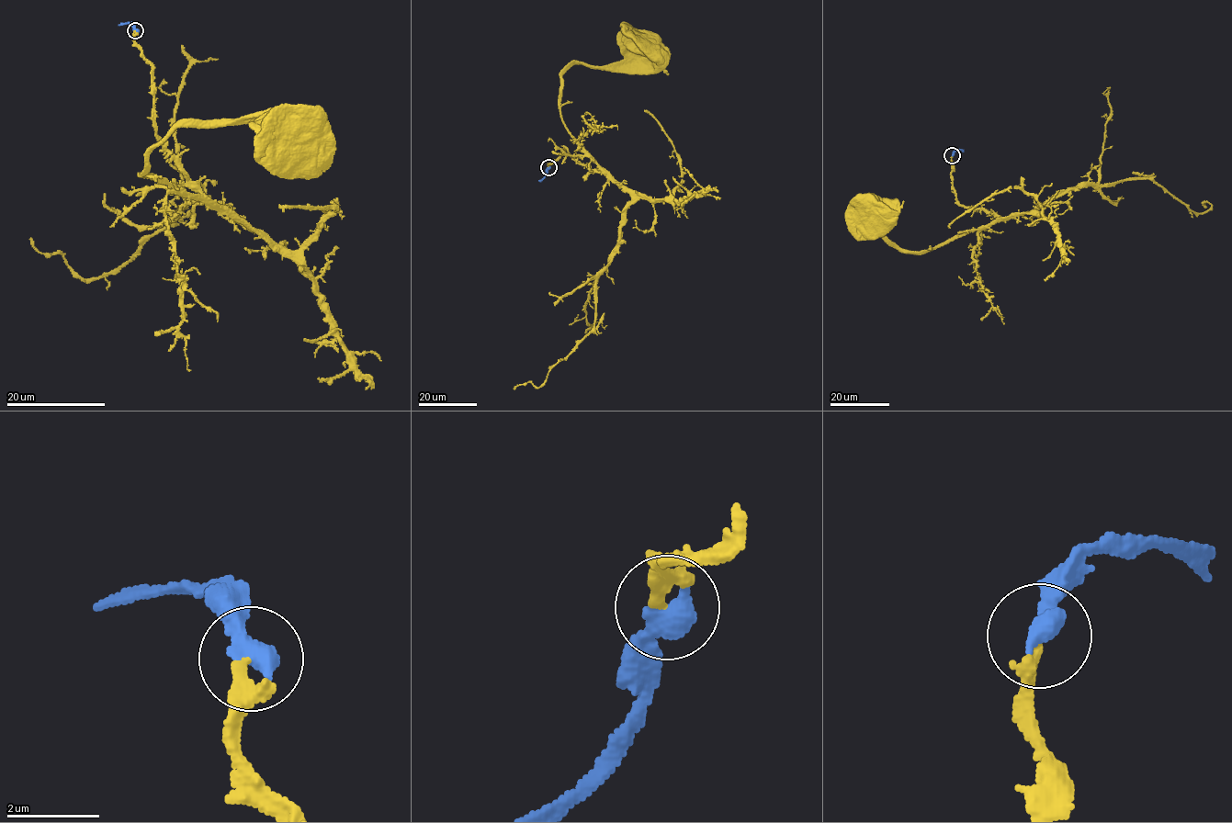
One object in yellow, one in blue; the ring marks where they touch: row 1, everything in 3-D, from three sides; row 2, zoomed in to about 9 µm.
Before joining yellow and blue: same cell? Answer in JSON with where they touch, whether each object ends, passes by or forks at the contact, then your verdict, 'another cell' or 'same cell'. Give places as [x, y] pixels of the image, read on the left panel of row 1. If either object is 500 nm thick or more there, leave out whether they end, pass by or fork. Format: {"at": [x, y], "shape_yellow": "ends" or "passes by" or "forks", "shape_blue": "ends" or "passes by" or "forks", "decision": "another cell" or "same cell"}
{"at": [135, 30], "decision": "same cell"}

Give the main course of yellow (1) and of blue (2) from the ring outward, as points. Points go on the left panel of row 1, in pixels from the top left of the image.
1: (135, 30), (152, 65), (155, 132), (200, 196), (141, 174), (183, 122), (273, 114), (303, 127)
2: (135, 30), (131, 24), (118, 25)

